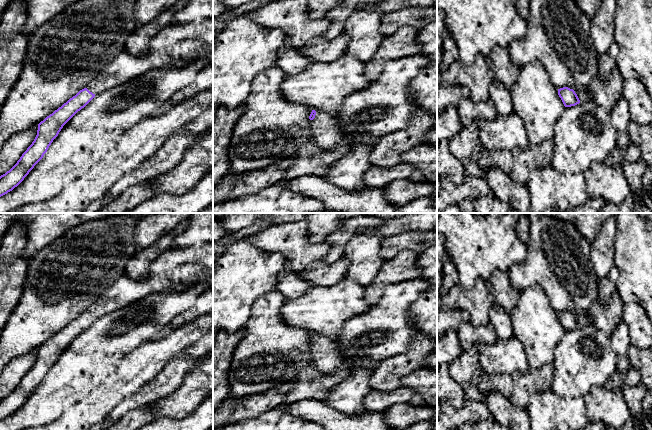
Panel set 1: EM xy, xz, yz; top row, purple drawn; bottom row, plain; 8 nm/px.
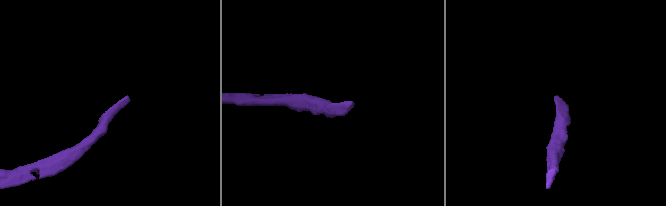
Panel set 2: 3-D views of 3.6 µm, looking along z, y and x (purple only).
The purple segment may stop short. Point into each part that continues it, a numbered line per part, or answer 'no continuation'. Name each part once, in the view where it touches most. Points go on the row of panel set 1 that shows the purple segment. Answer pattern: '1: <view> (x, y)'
1: yz (583, 96)

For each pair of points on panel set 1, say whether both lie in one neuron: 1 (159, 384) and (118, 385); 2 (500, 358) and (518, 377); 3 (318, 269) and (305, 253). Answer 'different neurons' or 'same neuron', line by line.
1: different neurons
2: different neurons
3: different neurons

